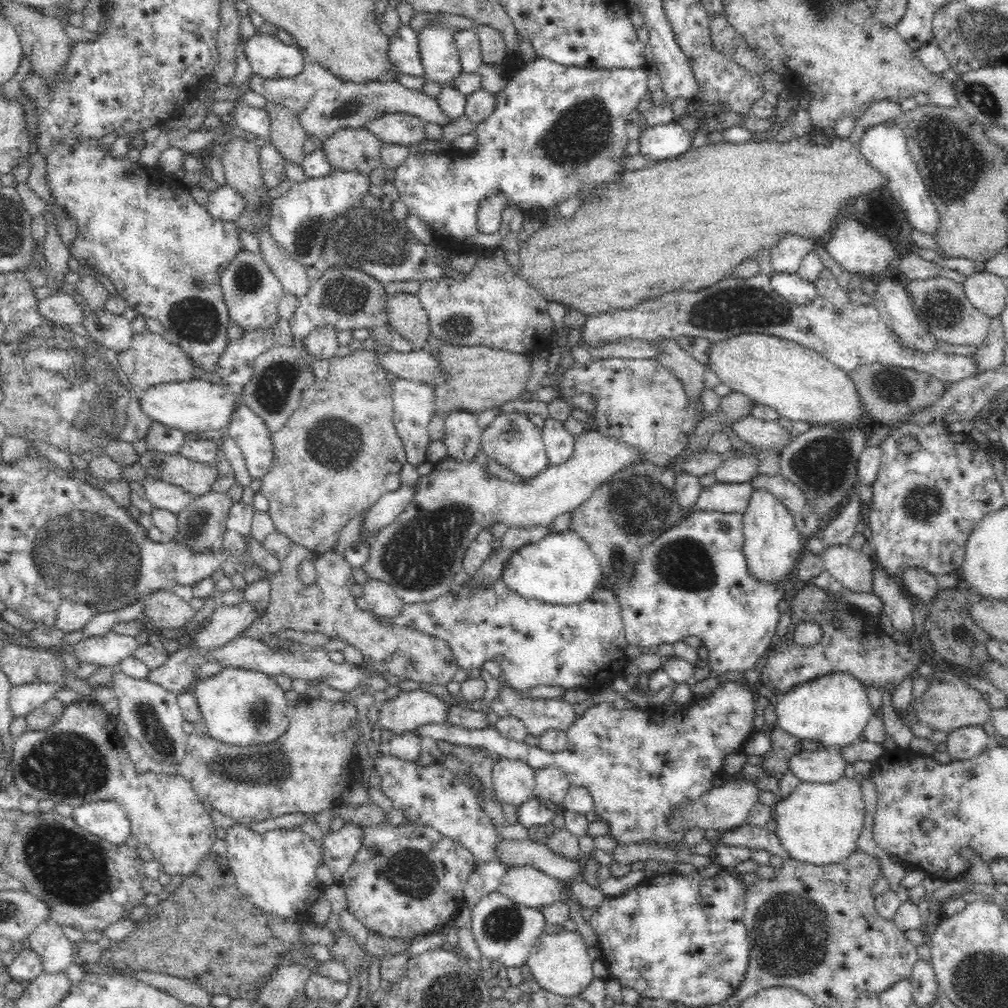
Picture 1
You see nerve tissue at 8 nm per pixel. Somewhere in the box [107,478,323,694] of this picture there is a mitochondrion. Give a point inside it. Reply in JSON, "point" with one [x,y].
{"point":[195,525]}

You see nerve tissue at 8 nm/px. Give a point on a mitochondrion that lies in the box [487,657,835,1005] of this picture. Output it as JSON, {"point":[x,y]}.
{"point":[791,929]}

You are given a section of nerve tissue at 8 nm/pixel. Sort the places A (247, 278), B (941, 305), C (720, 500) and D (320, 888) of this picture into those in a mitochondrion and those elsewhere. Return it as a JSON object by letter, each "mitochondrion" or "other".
{"A":"mitochondrion","B":"mitochondrion","C":"other","D":"other"}

